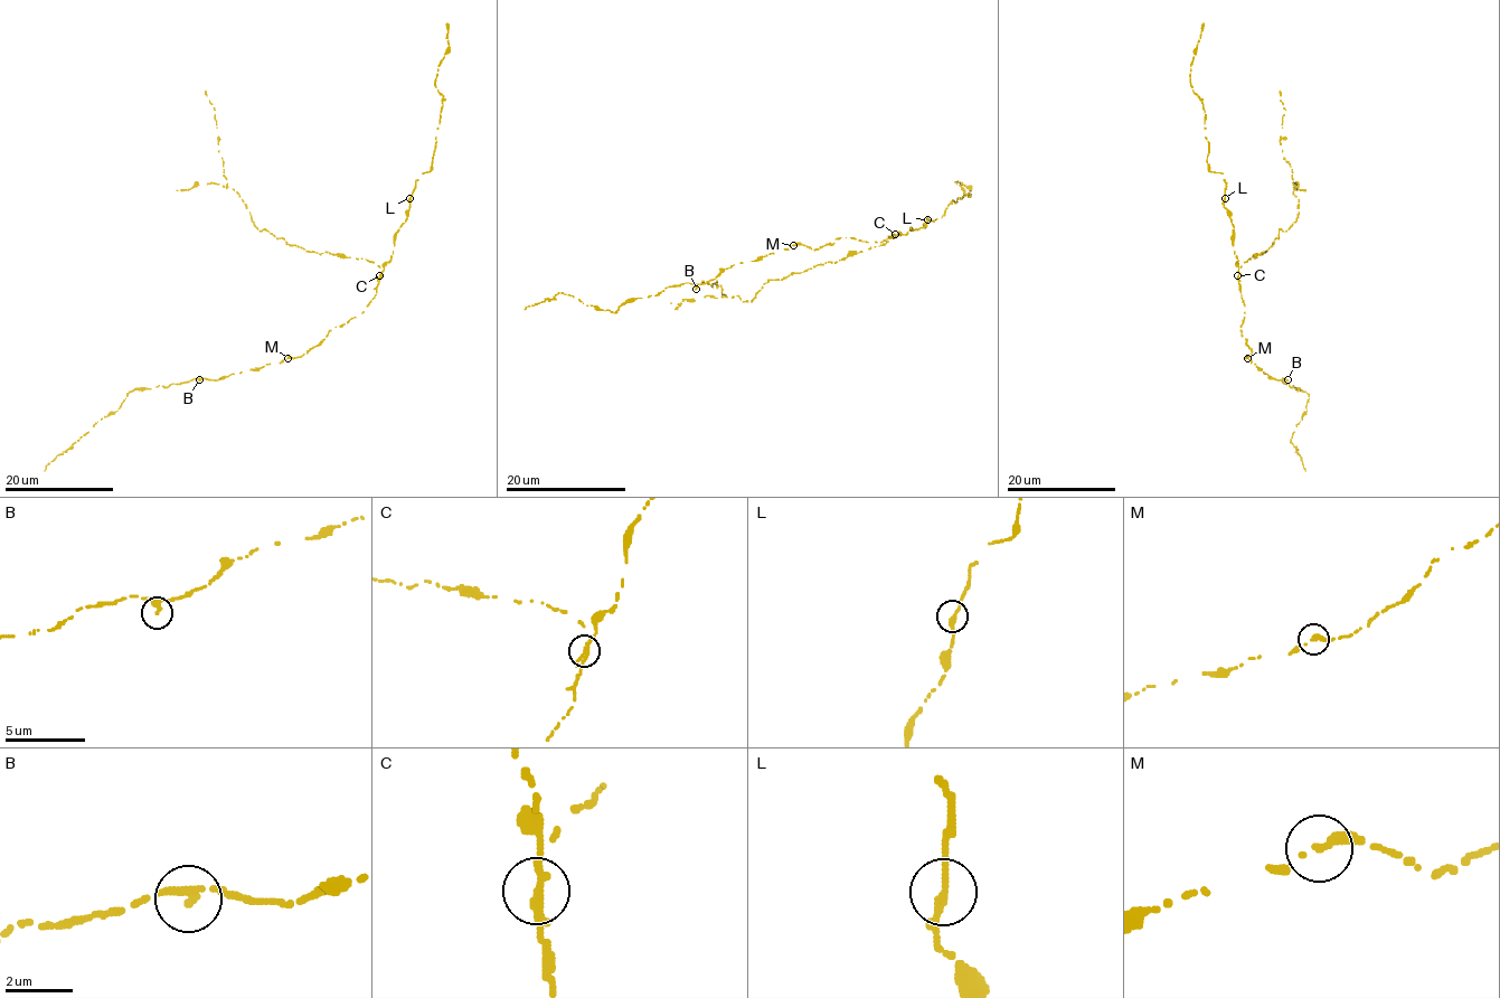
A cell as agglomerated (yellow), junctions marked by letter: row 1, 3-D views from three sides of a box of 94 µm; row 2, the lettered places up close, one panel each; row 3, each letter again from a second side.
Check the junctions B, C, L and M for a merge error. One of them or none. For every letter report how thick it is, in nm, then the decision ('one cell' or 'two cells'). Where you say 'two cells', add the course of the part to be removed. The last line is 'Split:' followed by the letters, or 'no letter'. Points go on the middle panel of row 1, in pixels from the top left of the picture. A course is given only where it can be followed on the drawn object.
B: 240 nm | one cell
C: 240 nm | two cells | (894, 235), (837, 262), (770, 280), (752, 301), (726, 297), (717, 280), (713, 286), (701, 280)
L: 240 nm | one cell
M: 240 nm | one cell
Split: C

